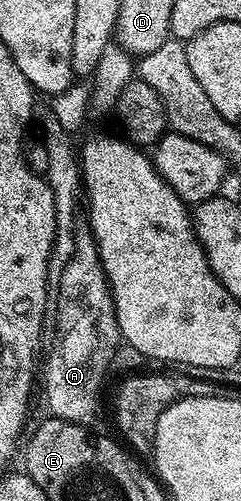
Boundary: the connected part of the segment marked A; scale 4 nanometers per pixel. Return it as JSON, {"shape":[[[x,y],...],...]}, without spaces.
{"shape":[[[88,229],[77,230],[74,234],[75,251],[68,261],[60,282],[59,297],[54,302],[56,308],[56,331],[48,353],[44,359],[44,391],[46,393],[47,412],[66,422],[89,424],[95,415],[100,399],[102,383],[107,371],[111,370],[114,353],[121,342],[119,325],[116,323],[115,307],[112,303],[110,286],[106,281],[102,260],[95,245],[94,237]]]}

